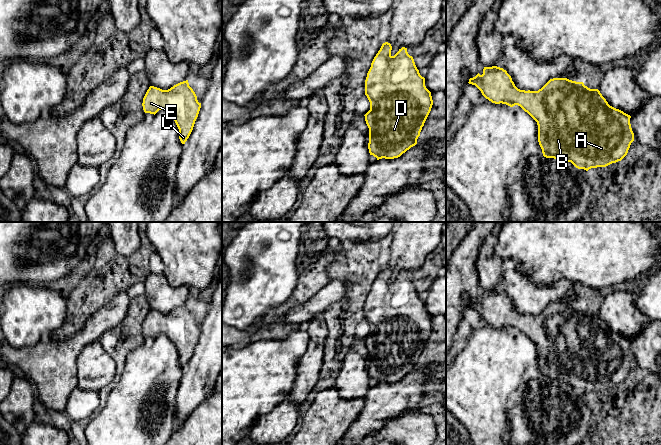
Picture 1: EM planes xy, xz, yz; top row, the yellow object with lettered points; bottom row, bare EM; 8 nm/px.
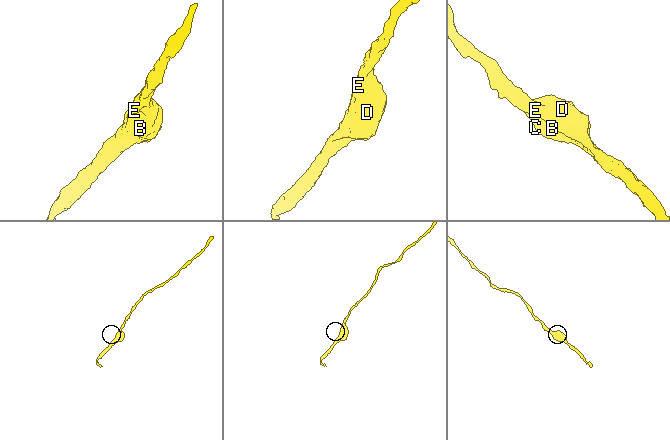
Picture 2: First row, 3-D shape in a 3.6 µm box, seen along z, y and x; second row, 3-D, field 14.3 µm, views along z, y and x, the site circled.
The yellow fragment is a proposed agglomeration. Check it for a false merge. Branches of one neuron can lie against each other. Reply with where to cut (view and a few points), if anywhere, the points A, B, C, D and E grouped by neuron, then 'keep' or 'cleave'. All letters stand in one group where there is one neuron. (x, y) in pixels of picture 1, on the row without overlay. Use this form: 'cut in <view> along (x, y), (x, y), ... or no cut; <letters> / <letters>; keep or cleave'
no cut; A B C D E; keep

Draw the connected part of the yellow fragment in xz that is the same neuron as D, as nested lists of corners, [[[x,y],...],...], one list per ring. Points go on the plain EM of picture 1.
[[[390,267],[382,268],[365,304],[365,319],[370,326],[370,334],[364,339],[369,352],[368,373],[377,384],[398,382],[415,370],[433,329],[425,302],[420,299],[407,272],[402,271],[394,280],[391,274]]]

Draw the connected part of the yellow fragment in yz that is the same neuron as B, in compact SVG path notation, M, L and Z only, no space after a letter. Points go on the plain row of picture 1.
M492 290L484 291L483 298L478 297L468 307L475 309L492 327L520 330L537 346L543 380L557 383L564 389L571 386L586 395L606 391L621 385L634 365L631 340L610 330L598 313L590 313L583 306L553 302L538 315L525 315L515 310L506 294Z

